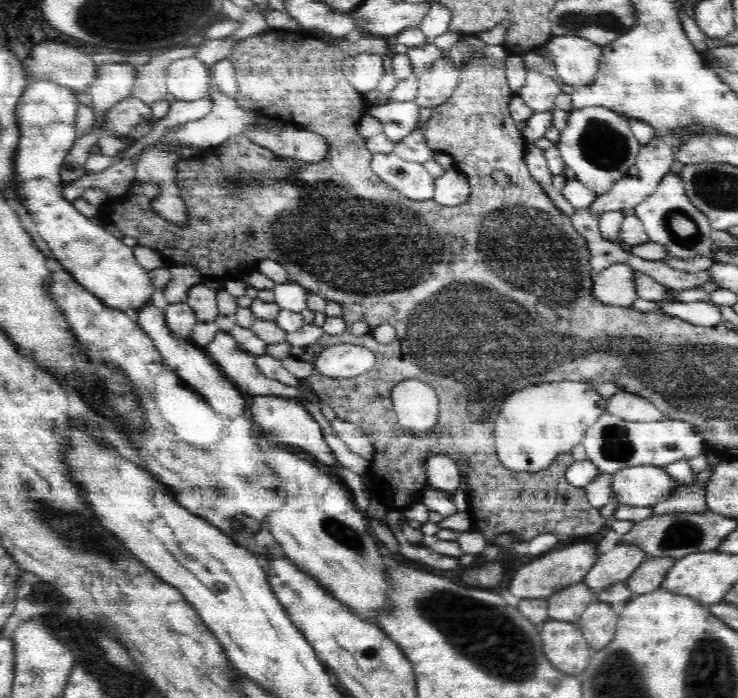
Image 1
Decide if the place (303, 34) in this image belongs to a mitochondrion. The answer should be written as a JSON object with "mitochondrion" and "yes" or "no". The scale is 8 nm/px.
{"mitochondrion":"no"}

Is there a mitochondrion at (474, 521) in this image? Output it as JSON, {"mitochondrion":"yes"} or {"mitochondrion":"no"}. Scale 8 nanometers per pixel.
{"mitochondrion":"no"}

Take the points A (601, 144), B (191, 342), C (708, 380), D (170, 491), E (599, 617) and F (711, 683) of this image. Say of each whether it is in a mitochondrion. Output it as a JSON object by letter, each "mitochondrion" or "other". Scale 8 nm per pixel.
{"A":"mitochondrion","B":"other","C":"mitochondrion","D":"other","E":"other","F":"mitochondrion"}

